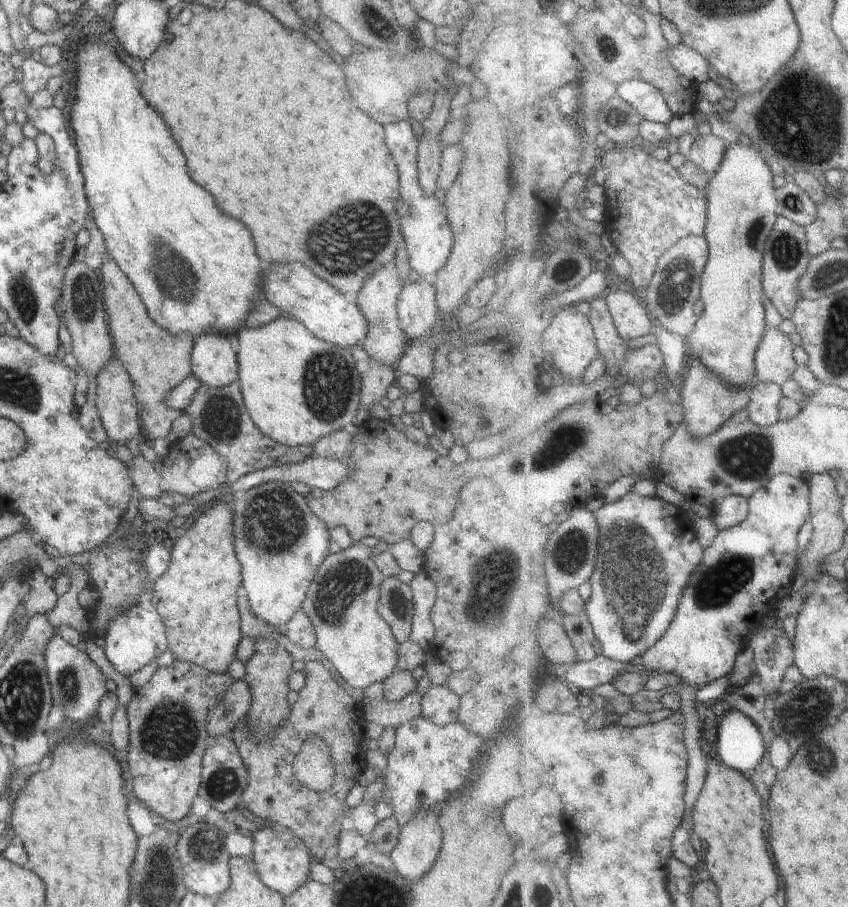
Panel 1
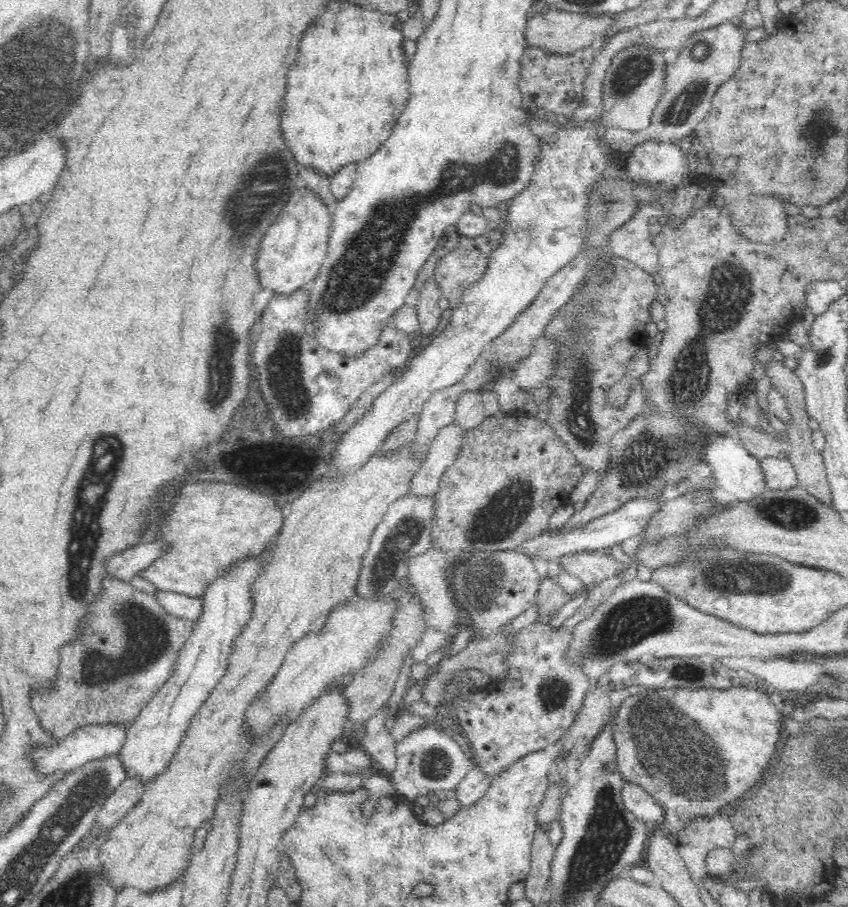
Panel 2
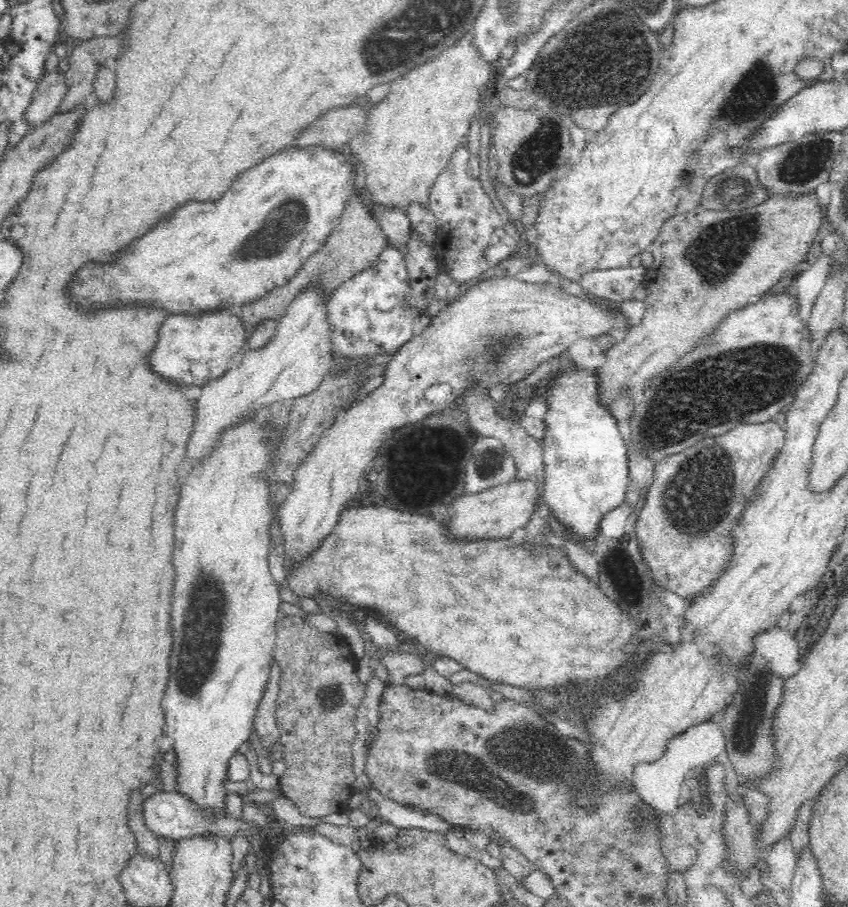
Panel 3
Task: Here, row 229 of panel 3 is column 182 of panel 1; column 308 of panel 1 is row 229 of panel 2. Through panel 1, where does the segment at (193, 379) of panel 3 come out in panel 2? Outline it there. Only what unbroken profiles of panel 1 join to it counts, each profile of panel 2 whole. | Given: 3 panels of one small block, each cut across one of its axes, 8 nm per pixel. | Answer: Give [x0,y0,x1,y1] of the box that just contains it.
[256,185,332,295]

